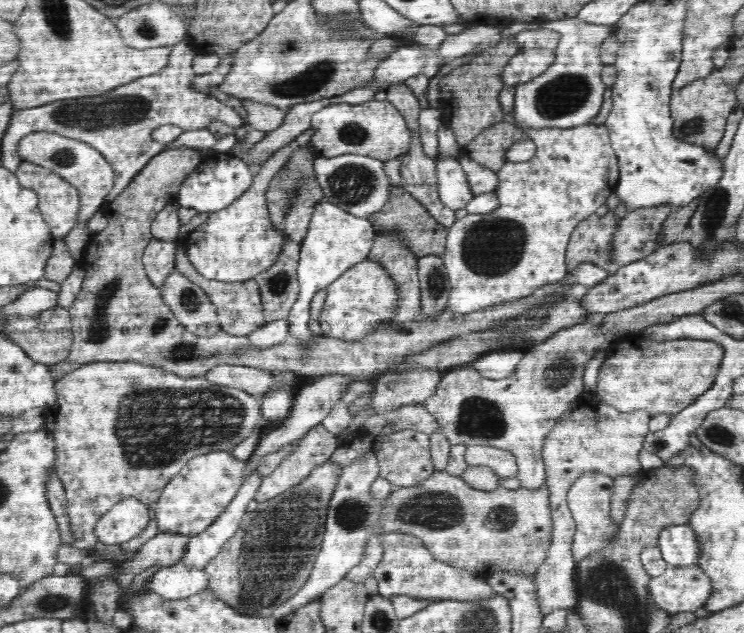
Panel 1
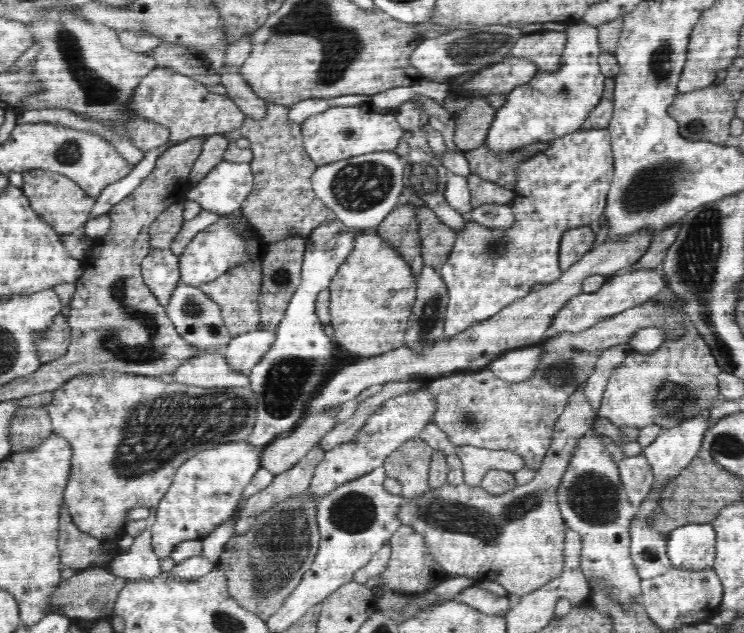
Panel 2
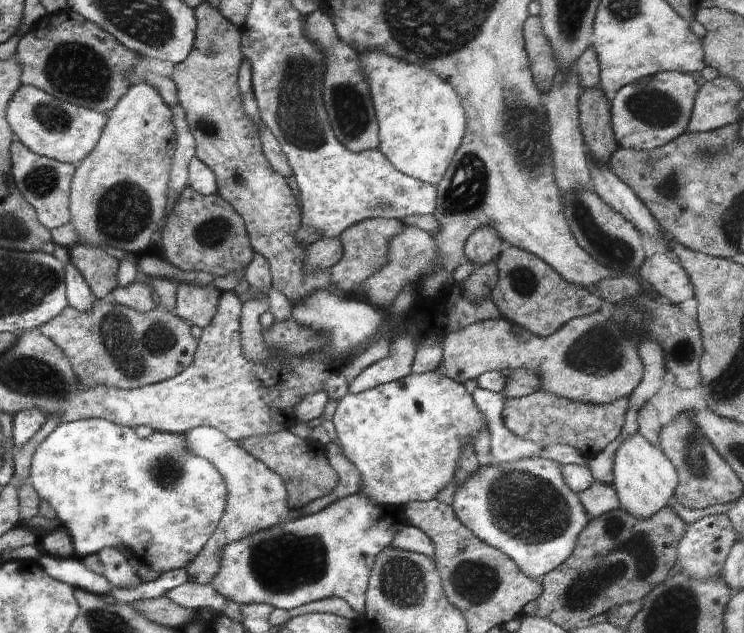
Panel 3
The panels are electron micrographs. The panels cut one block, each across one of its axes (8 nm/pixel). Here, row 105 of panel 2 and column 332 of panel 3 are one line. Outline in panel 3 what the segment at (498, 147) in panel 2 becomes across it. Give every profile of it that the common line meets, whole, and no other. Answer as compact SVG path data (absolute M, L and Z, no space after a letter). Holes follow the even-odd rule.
M360 492L354 493L332 502L324 510L288 519L268 530L260 530L258 534L250 534L250 538L242 538L238 542L222 546L220 570L209 583L218 594L228 600L234 600L239 605L262 603L272 606L273 609L289 611L316 600L338 596L348 602L358 613L358 617L364 616L365 594L374 558L386 546L391 546L394 536L406 524L408 520L404 516L403 506L382 506Z

